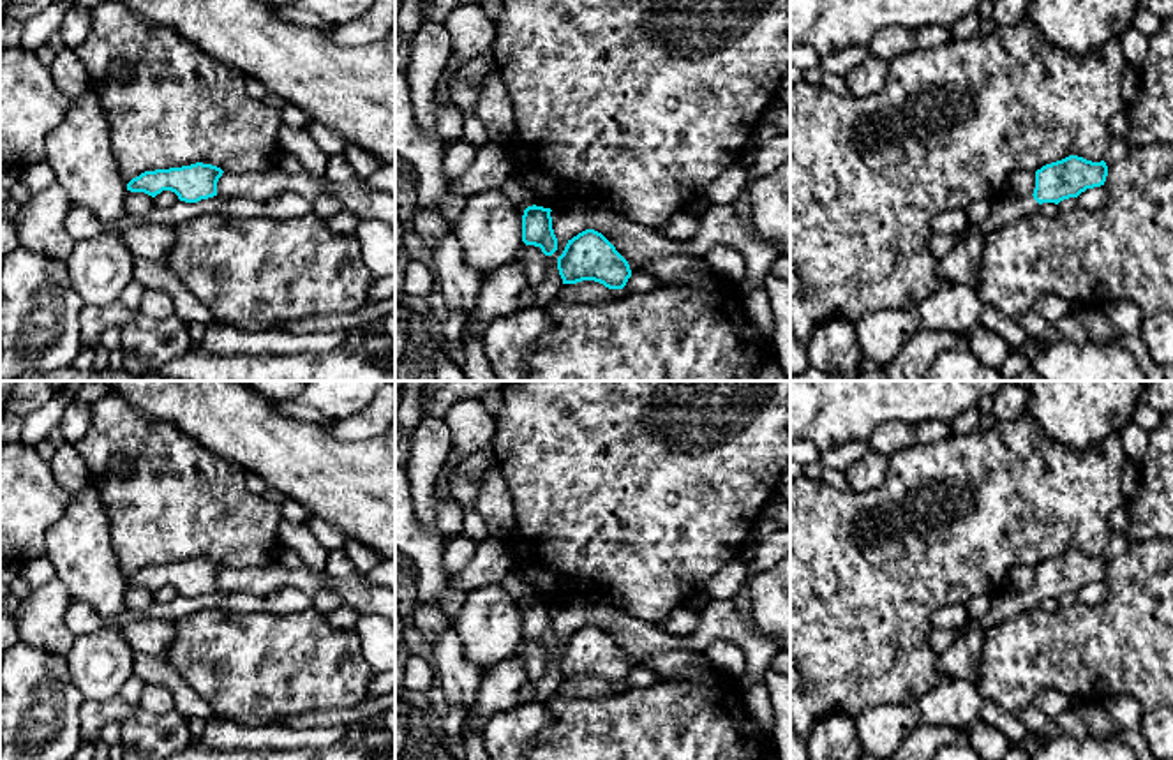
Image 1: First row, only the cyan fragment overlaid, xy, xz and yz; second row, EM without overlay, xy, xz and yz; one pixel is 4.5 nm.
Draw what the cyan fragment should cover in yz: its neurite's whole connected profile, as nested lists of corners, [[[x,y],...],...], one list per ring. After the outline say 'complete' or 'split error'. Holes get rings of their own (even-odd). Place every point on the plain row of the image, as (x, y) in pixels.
[[[1078,550],[1042,561],[1035,566],[1034,589],[1018,592],[1002,585],[995,591],[988,614],[963,626],[963,633],[940,654],[937,668],[949,677],[975,681],[979,656],[990,630],[1012,614],[1035,608],[1042,598],[1058,600],[1064,594],[1078,592],[1087,584],[1101,582],[1106,571],[1104,555],[1092,557]]]; split error

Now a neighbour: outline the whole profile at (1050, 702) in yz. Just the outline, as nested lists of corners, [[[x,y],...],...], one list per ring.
[[[1042,689],[1035,695],[1034,707],[1050,719],[1055,719],[1067,709],[1072,709],[1072,700],[1057,689]]]

